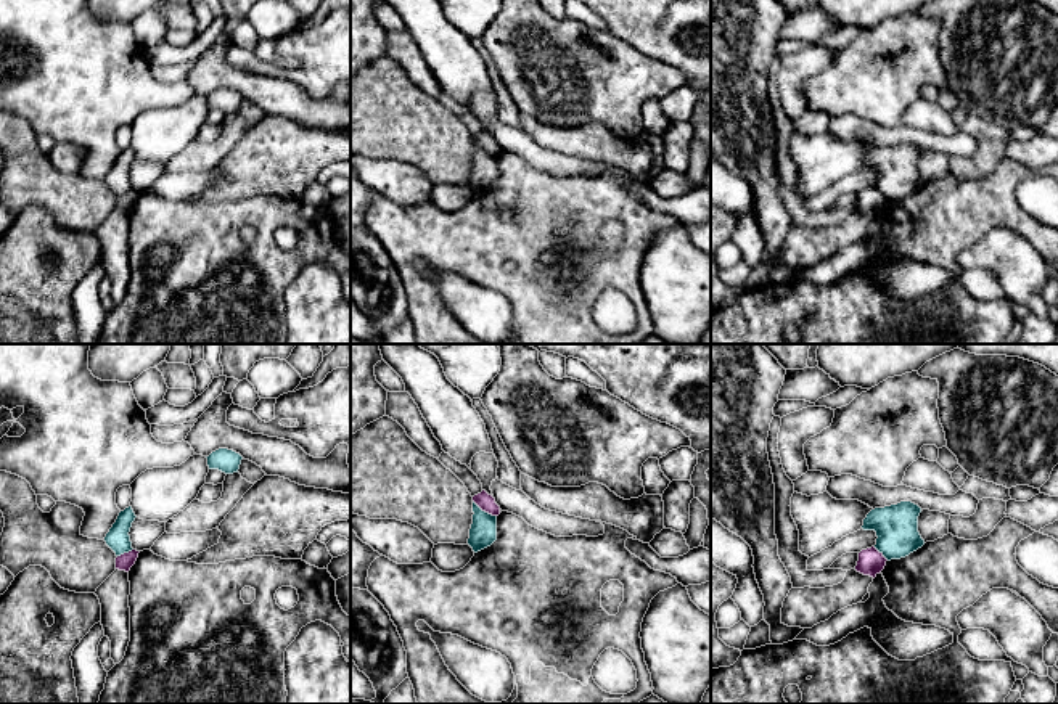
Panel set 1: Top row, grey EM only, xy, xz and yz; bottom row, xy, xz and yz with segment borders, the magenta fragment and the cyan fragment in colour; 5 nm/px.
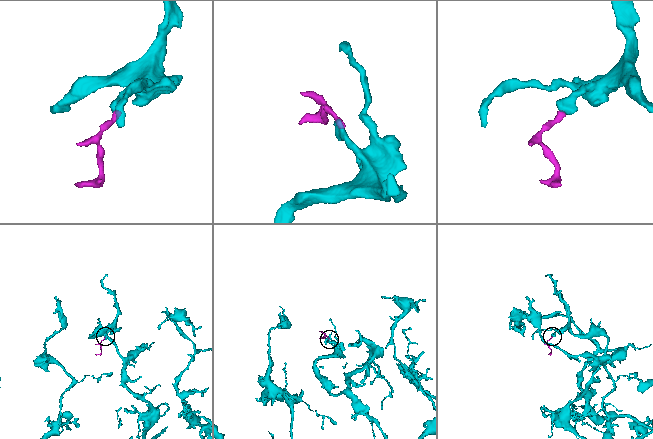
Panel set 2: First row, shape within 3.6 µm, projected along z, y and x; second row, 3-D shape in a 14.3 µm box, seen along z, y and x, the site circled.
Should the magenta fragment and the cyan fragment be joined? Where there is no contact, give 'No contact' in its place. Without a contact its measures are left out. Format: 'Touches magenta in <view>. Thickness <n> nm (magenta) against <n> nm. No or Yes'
Touches magenta in xz. Thickness 90 nm (magenta) against 140 nm. No

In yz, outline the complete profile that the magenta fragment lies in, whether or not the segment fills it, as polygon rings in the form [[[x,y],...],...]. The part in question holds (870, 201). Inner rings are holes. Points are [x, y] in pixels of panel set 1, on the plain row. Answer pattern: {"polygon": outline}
{"polygon": [[[871,186],[859,193],[855,211],[875,219],[884,209],[886,201],[883,193]]]}

